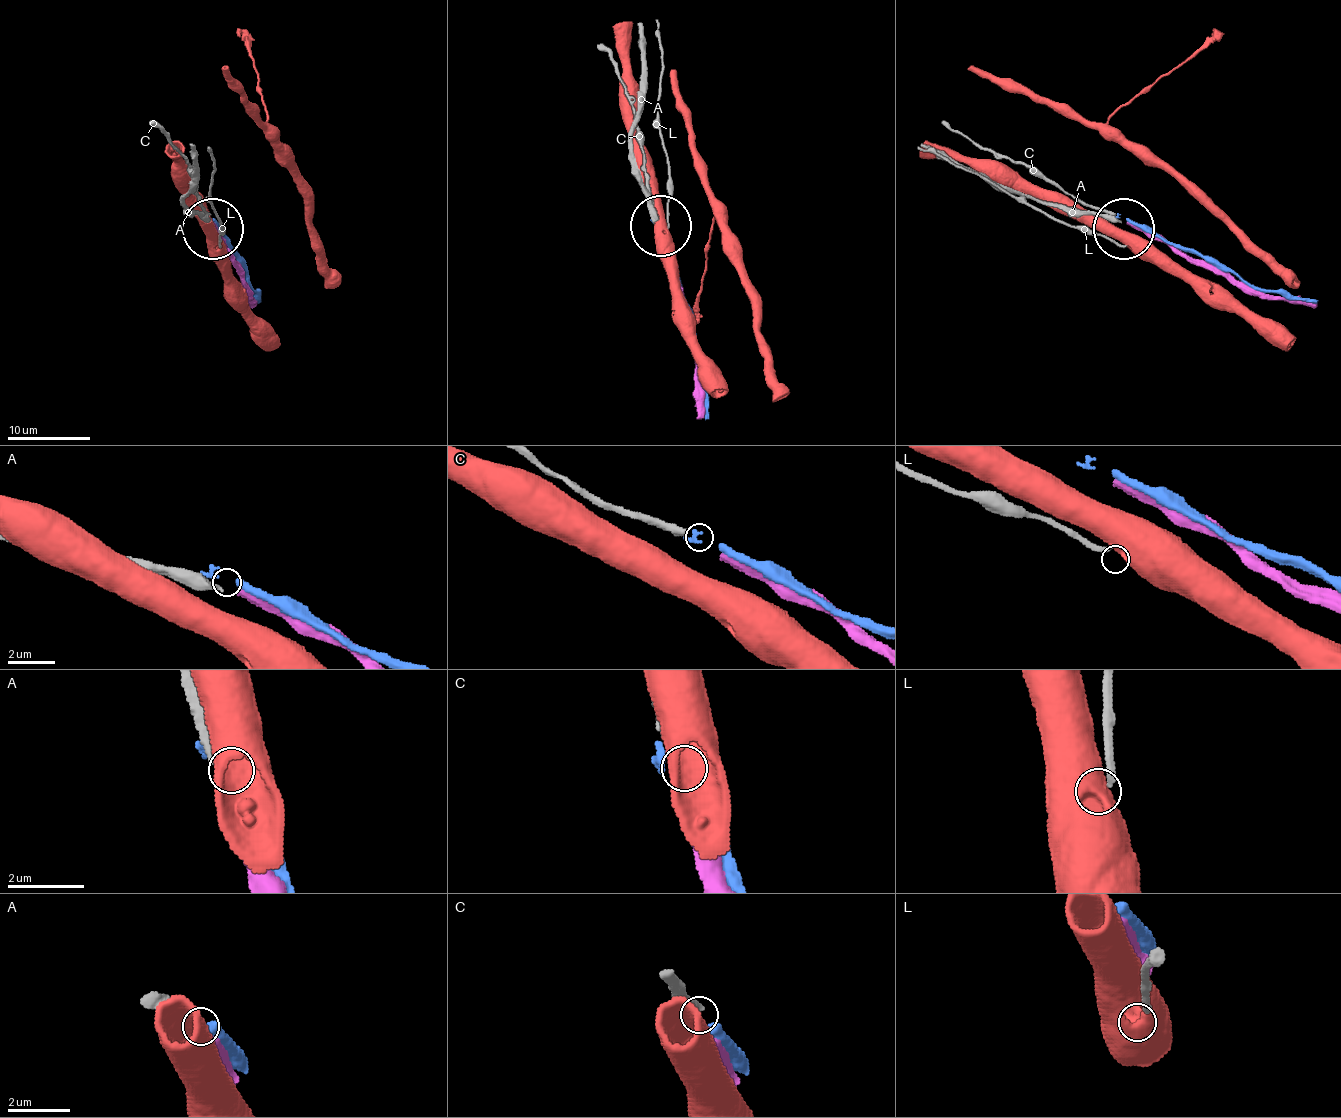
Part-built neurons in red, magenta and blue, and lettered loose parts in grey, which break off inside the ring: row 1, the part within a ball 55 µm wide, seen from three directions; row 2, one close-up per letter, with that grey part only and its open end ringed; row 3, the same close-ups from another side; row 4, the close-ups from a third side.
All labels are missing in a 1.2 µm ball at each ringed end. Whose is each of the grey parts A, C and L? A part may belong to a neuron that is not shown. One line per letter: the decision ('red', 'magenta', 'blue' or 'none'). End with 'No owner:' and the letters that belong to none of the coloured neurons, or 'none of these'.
A: magenta
C: blue
L: none
No owner: L

